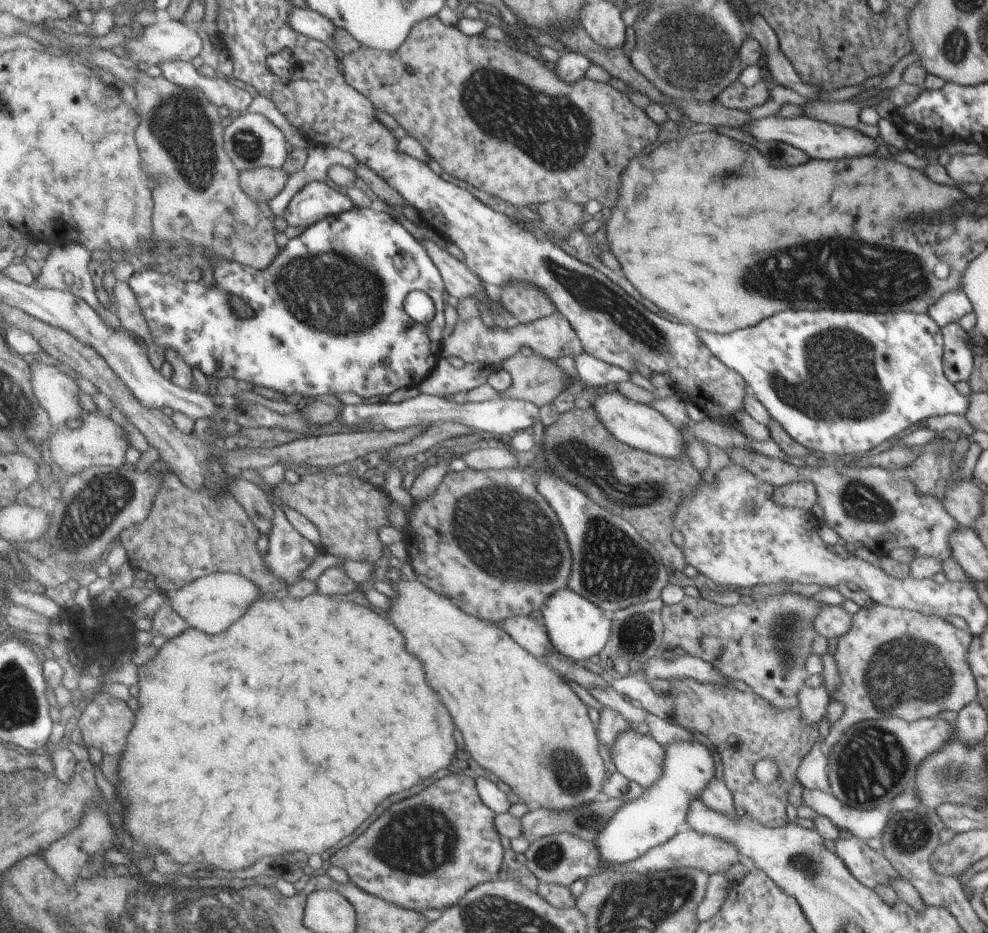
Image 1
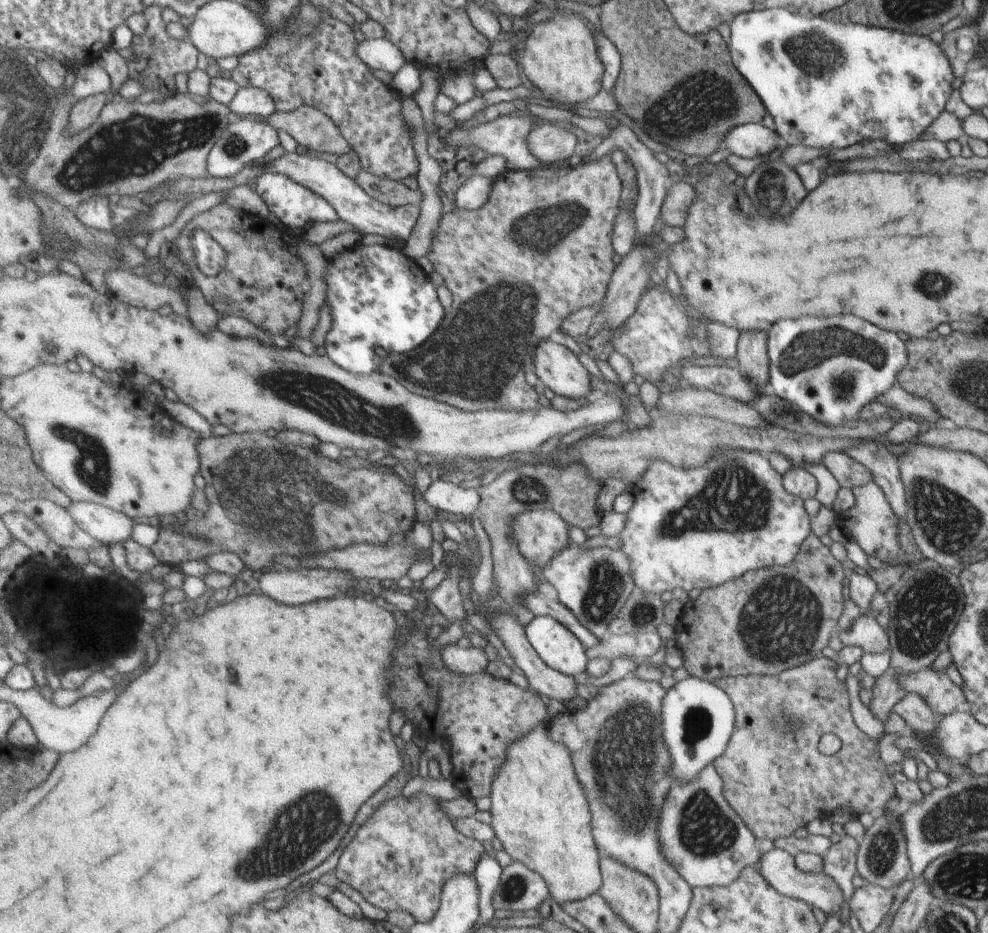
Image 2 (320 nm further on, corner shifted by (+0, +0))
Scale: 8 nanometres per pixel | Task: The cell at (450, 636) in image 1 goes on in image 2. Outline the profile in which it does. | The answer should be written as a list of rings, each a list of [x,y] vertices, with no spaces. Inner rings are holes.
[[[547,716],[543,721],[540,721],[537,727],[532,728],[531,732],[528,732],[524,737],[510,744],[510,747],[506,750],[508,757],[504,761],[504,765],[500,768],[498,775],[494,776],[493,785],[490,788],[490,809],[488,811],[491,814],[489,825],[493,830],[494,837],[501,843],[502,850],[509,854],[514,861],[520,862],[537,873],[551,888],[548,897],[561,908],[561,905],[565,903],[580,901],[581,899],[585,899],[587,895],[597,893],[599,888],[602,887],[602,869],[599,868],[599,863],[601,862],[600,848],[598,844],[594,843],[592,823],[596,820],[595,815],[592,815],[591,795],[587,796],[586,789],[582,787],[582,784],[579,784],[575,768],[573,768],[573,762],[571,762],[571,752],[569,752],[569,749],[565,745],[552,741],[548,736],[549,726],[550,716]]]

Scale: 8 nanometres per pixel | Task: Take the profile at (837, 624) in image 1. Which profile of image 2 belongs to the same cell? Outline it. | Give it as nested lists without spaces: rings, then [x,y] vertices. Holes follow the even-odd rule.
[[[859,616],[850,628],[838,634],[841,644],[860,646],[863,652],[881,654],[890,650],[888,635],[871,617]]]

